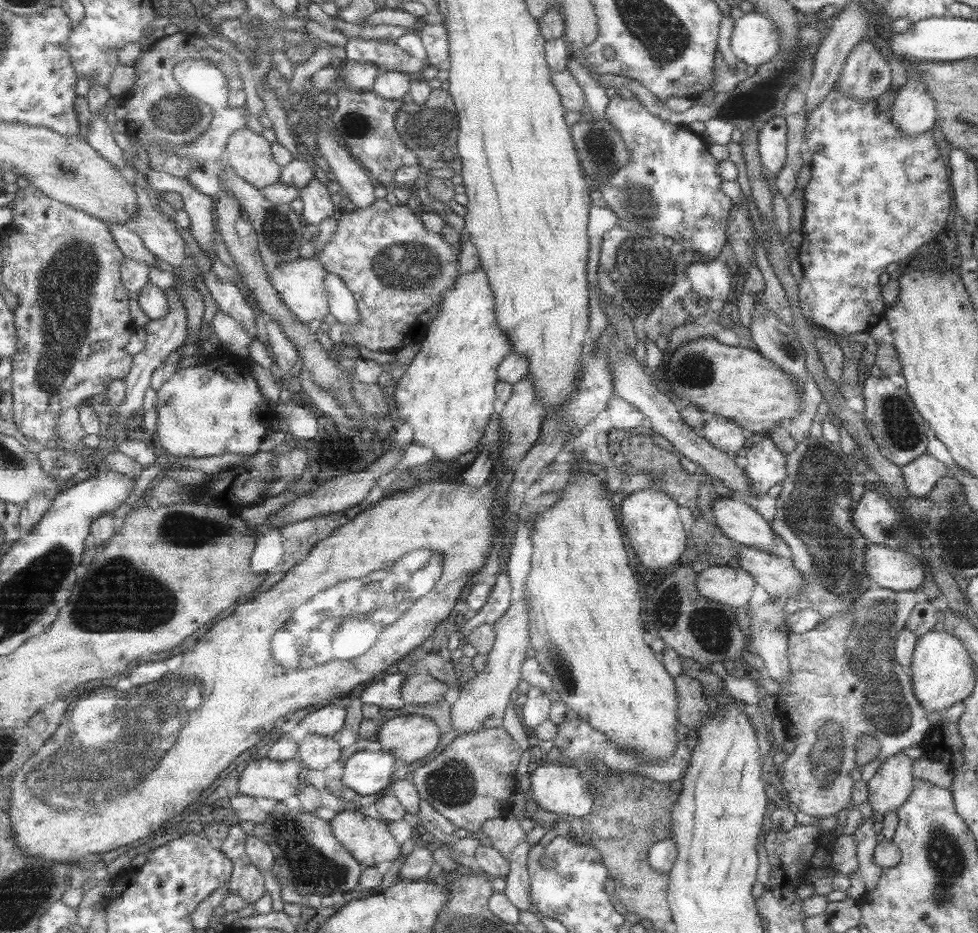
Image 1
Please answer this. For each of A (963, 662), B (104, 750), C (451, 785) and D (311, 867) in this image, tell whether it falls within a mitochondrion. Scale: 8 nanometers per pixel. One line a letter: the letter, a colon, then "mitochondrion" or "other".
A: other
B: mitochondrion
C: mitochondrion
D: mitochondrion

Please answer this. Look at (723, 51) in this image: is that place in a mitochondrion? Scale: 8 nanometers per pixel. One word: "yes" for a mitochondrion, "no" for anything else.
no

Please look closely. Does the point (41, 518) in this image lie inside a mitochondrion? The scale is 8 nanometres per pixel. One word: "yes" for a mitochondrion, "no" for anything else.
no

